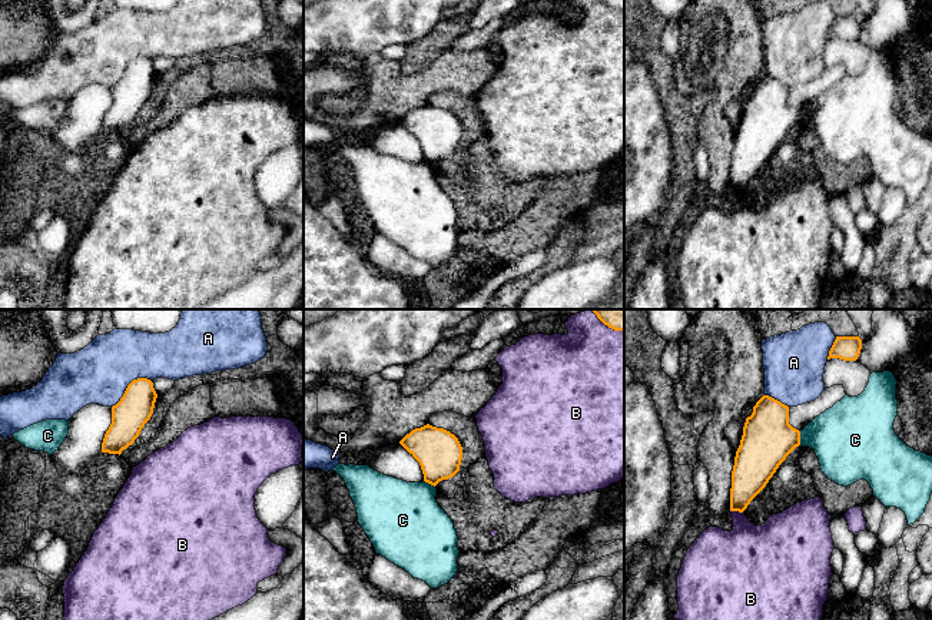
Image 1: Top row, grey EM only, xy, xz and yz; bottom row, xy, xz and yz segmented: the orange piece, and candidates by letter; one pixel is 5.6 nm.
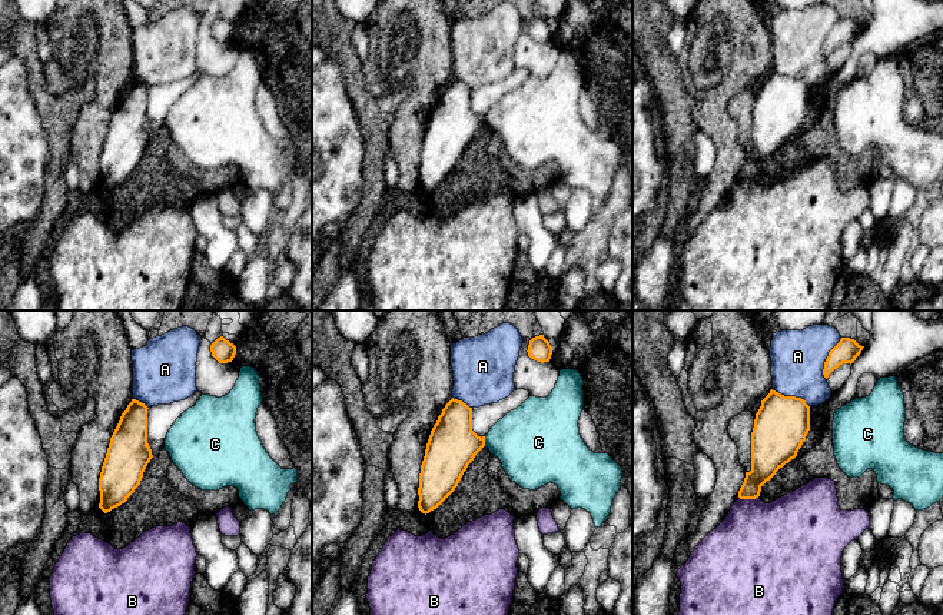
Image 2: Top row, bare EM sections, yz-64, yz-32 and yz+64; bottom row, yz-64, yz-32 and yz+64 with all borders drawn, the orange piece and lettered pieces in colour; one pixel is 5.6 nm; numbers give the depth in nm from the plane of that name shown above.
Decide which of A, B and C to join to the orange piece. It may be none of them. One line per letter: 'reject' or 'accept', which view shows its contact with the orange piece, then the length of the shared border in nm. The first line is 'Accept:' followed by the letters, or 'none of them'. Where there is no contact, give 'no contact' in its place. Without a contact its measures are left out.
Accept: none of them
A: reject; contact in xy; length 280 nm
B: reject; contact in yz; length 70 nm
C: reject; contact in yz; length 80 nm

